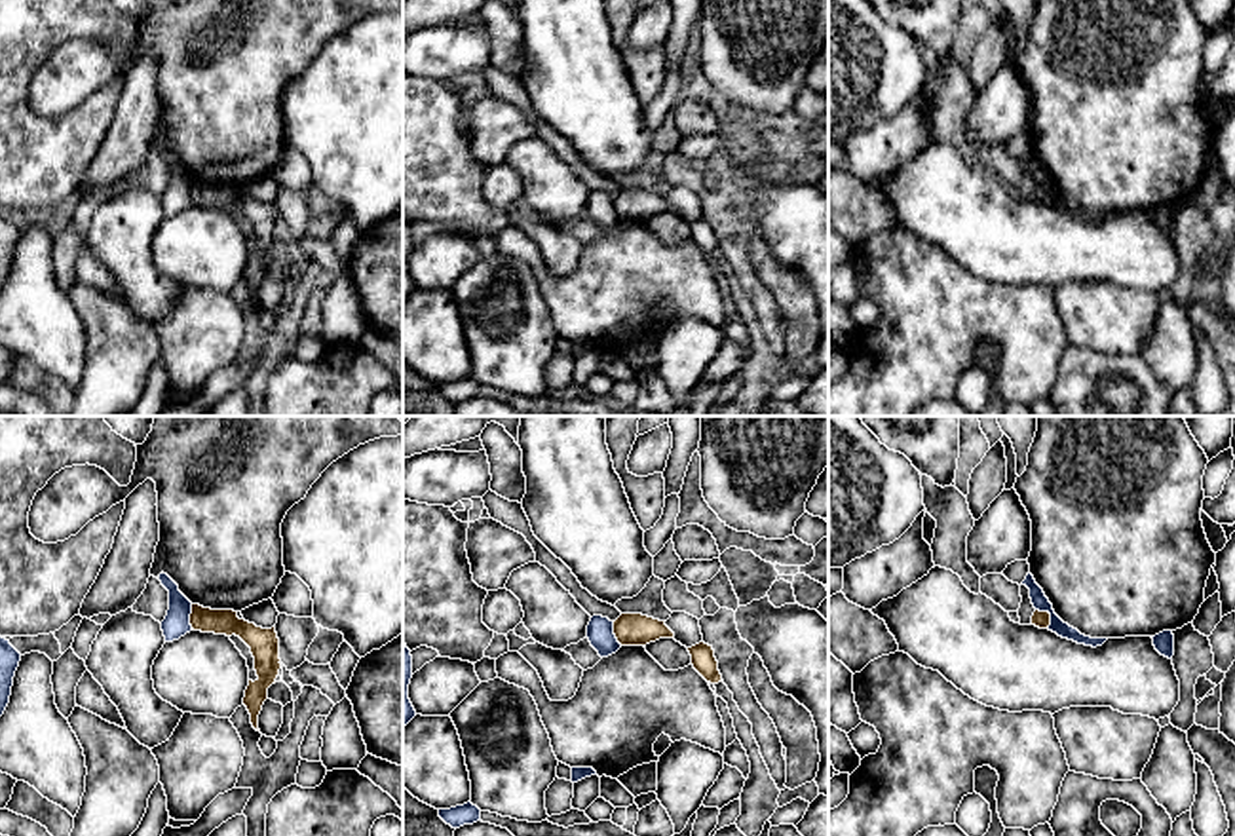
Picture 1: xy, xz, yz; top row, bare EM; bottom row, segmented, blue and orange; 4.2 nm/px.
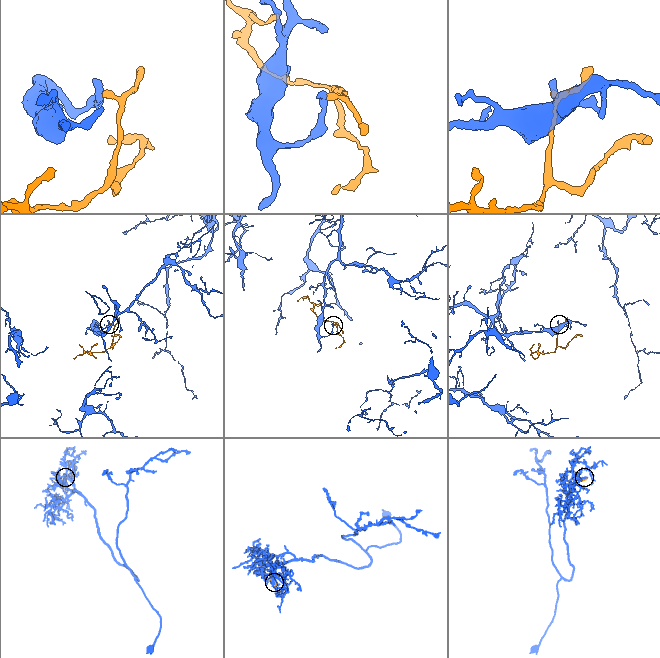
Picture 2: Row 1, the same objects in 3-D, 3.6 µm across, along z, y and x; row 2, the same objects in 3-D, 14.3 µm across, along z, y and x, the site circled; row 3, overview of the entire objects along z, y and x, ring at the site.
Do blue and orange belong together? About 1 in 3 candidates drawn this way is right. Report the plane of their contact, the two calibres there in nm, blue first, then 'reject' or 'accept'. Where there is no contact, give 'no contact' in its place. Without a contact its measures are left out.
meets blue in yz; 70 nm thick on the blue side, 70 nm on the other; reject

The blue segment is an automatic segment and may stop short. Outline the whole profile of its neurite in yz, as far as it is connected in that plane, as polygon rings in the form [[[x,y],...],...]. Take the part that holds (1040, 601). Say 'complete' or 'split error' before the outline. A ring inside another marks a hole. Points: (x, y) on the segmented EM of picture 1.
complete; [[[1028,572],[1026,580],[1022,581],[1030,589],[1030,598],[1036,610],[1049,612],[1051,614],[1051,625],[1049,631],[1056,633],[1062,638],[1074,640],[1077,644],[1085,646],[1102,646],[1108,638],[1091,638],[1081,635],[1077,629],[1064,623],[1053,610],[1053,604],[1045,597],[1043,589],[1036,583],[1034,576]]]

